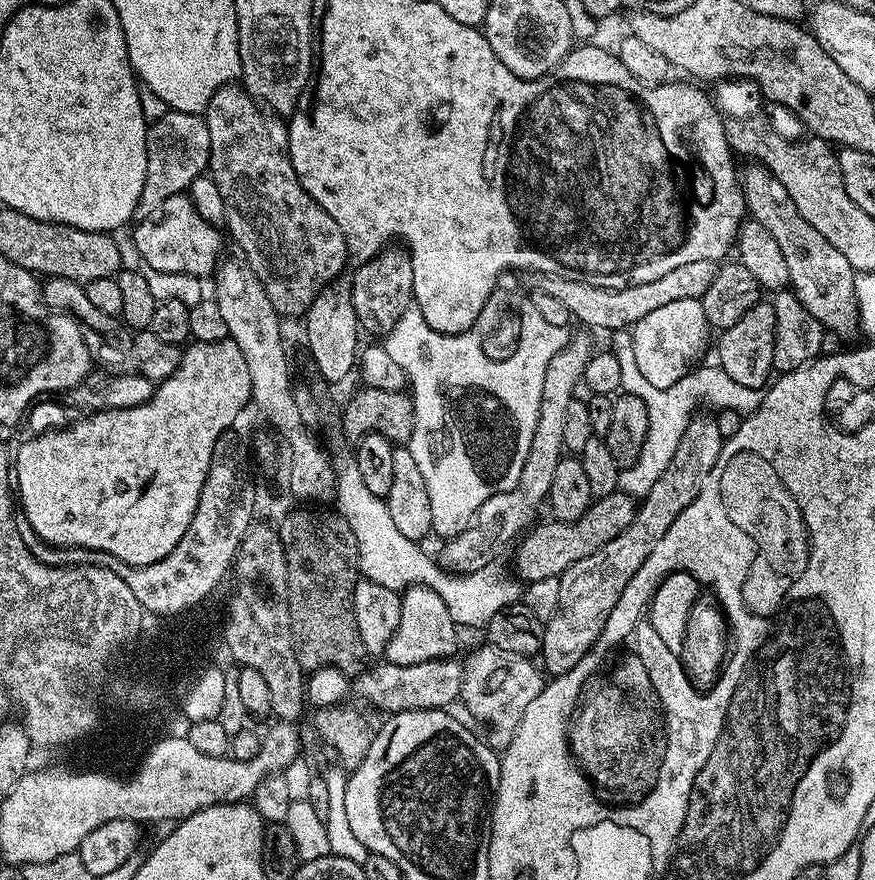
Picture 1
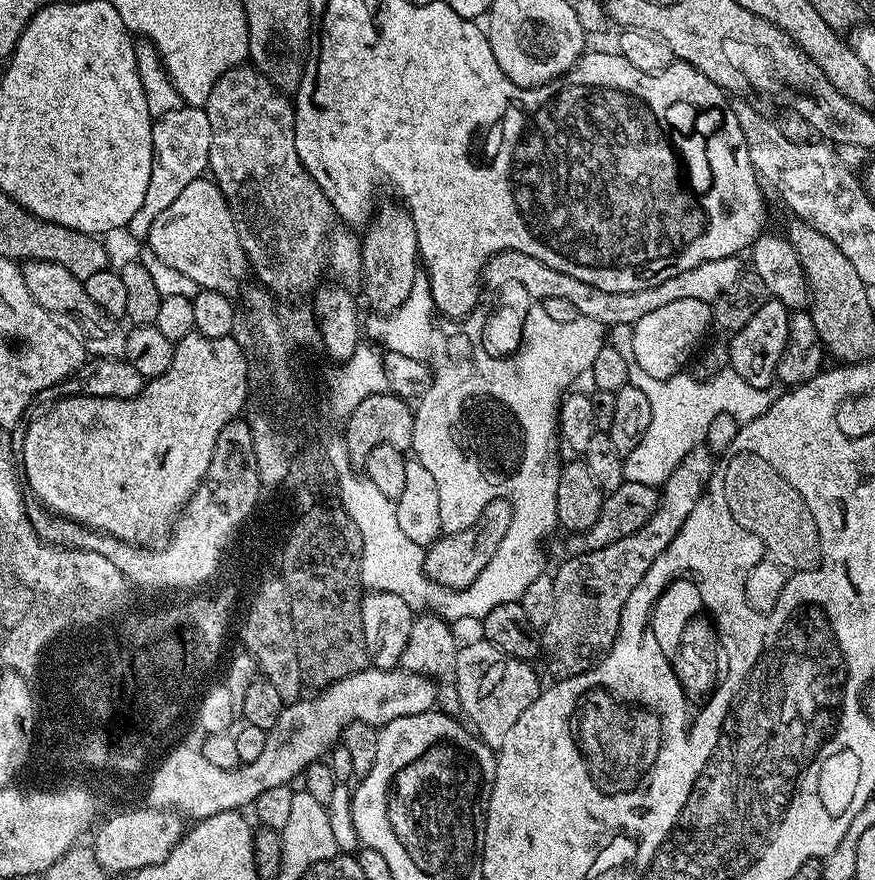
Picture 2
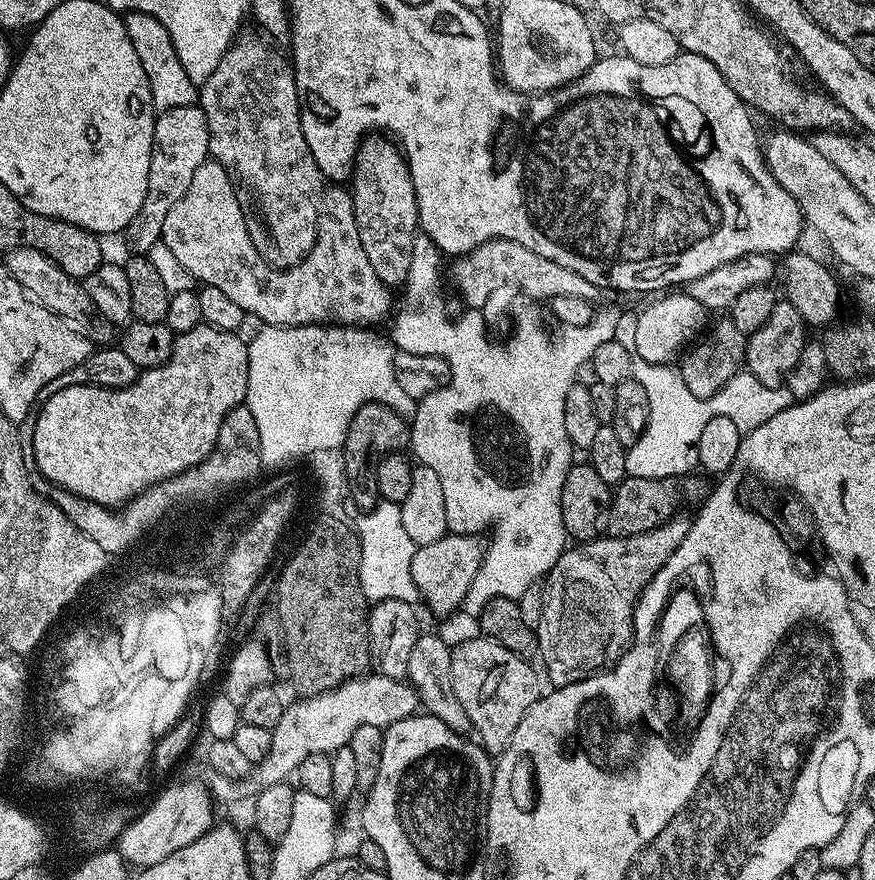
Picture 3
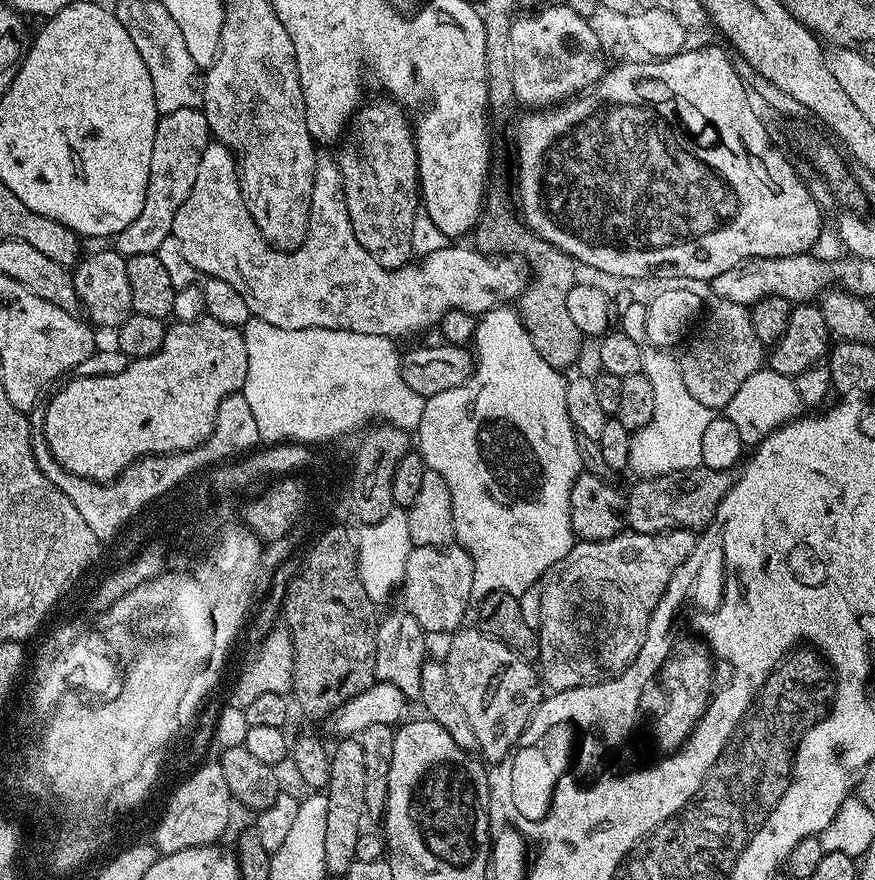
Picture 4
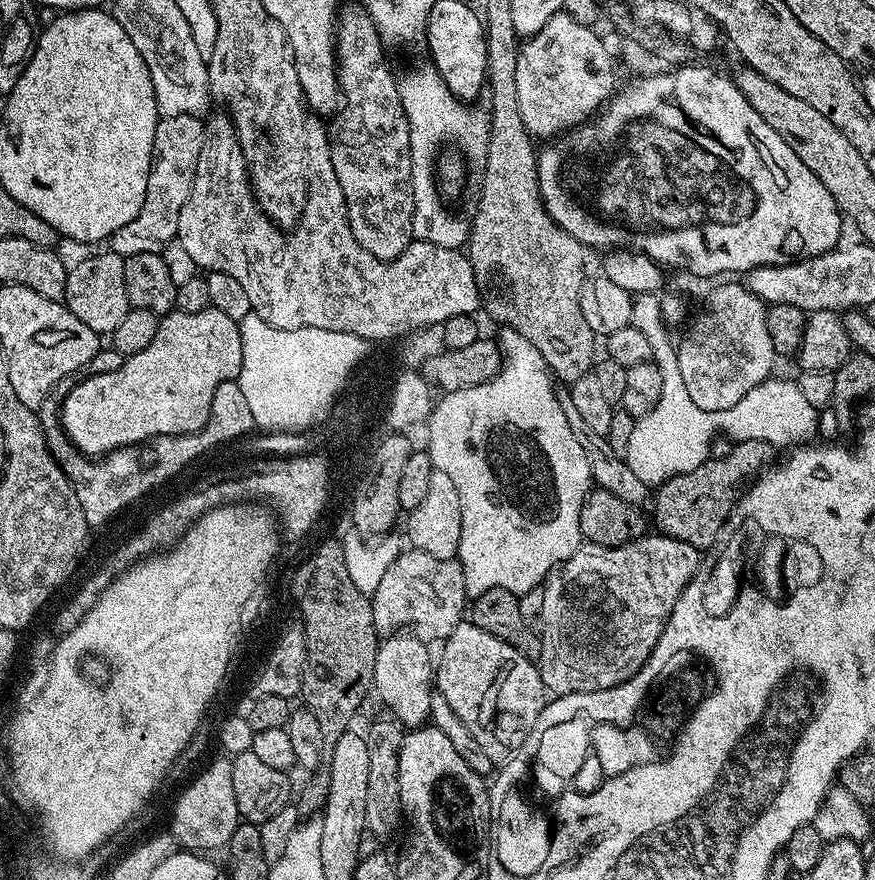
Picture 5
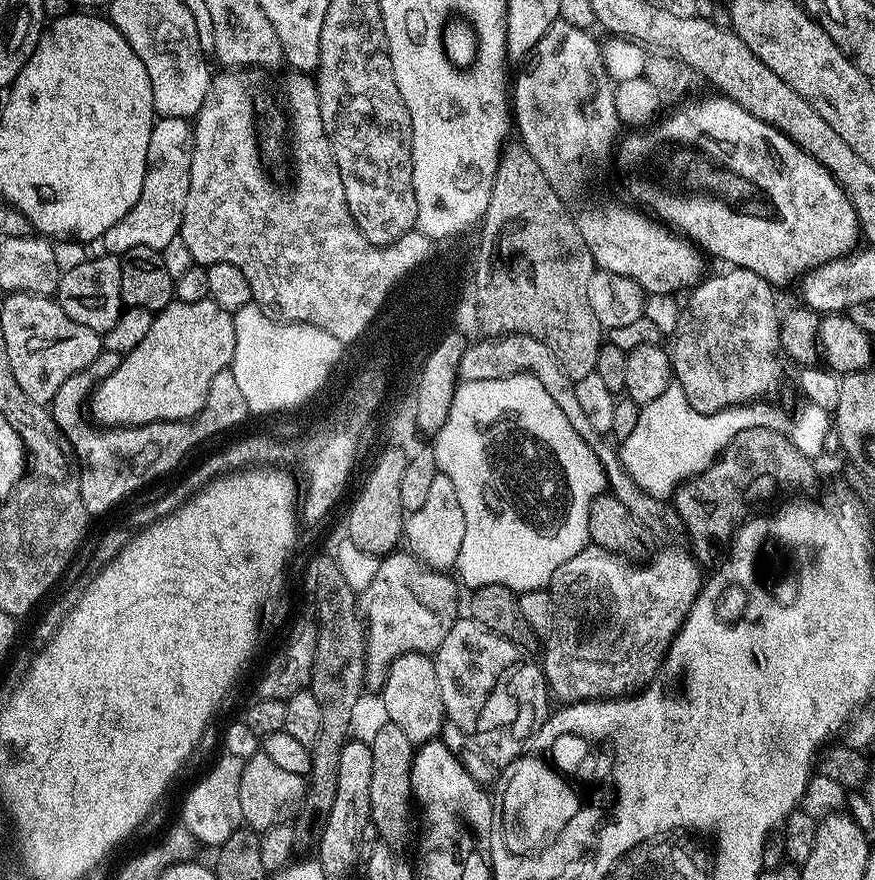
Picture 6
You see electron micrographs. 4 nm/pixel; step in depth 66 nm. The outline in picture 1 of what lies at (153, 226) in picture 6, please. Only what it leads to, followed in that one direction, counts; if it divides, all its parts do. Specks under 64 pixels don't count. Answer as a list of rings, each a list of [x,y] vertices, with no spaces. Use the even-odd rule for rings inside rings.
[[[168,110],[164,116],[151,121],[146,138],[146,182],[142,186],[142,198],[138,198],[136,216],[146,217],[158,210],[166,198],[187,193],[188,187],[208,172],[209,158],[210,130],[203,115]]]

